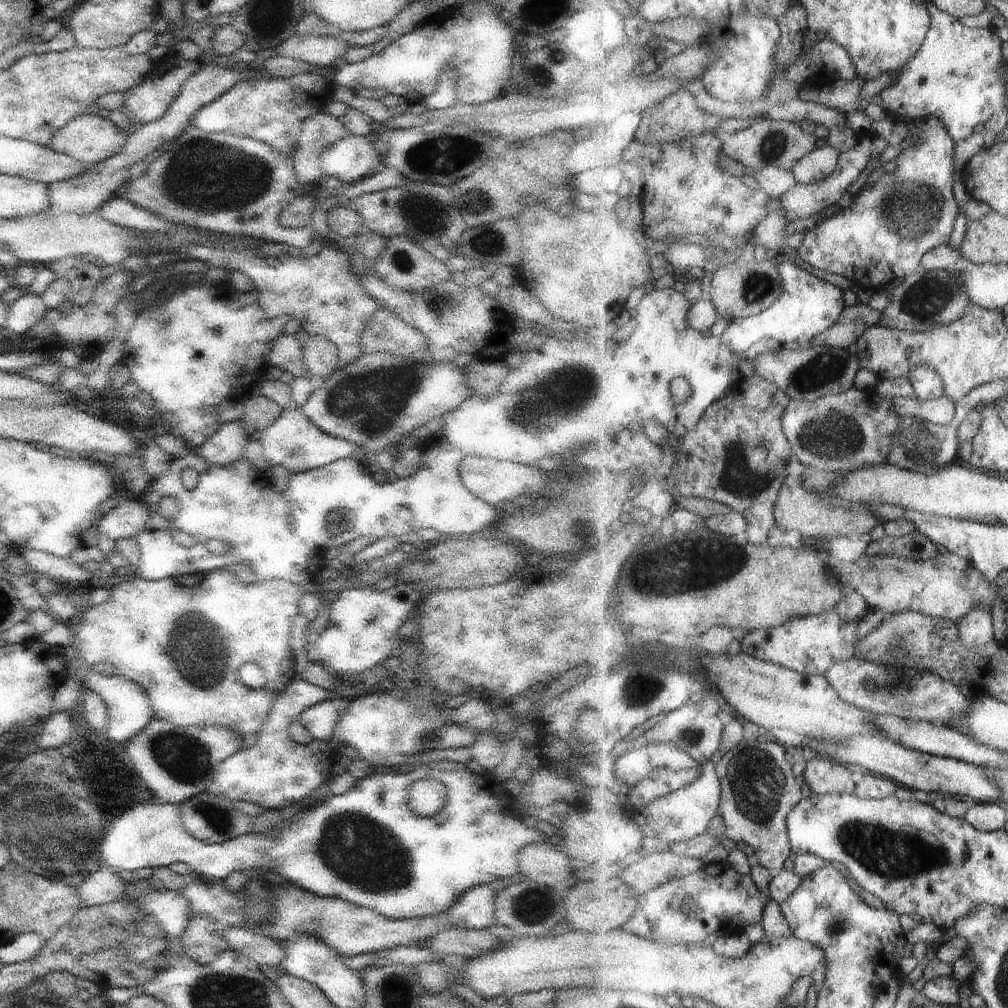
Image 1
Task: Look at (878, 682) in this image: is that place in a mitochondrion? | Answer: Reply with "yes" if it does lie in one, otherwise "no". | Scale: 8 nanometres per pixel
yes

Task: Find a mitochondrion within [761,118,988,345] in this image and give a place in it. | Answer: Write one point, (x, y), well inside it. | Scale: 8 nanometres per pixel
(910, 209)

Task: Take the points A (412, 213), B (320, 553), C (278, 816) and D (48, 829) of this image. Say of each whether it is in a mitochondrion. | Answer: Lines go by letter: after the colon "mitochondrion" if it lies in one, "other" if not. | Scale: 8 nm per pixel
A: mitochondrion
B: other
C: other
D: mitochondrion

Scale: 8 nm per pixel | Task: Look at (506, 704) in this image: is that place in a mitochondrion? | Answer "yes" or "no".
no

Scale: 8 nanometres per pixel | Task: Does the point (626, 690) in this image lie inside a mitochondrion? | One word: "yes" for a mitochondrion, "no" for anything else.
yes

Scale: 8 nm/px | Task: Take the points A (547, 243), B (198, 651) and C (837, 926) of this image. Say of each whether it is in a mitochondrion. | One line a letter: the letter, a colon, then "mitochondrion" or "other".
A: other
B: mitochondrion
C: mitochondrion

